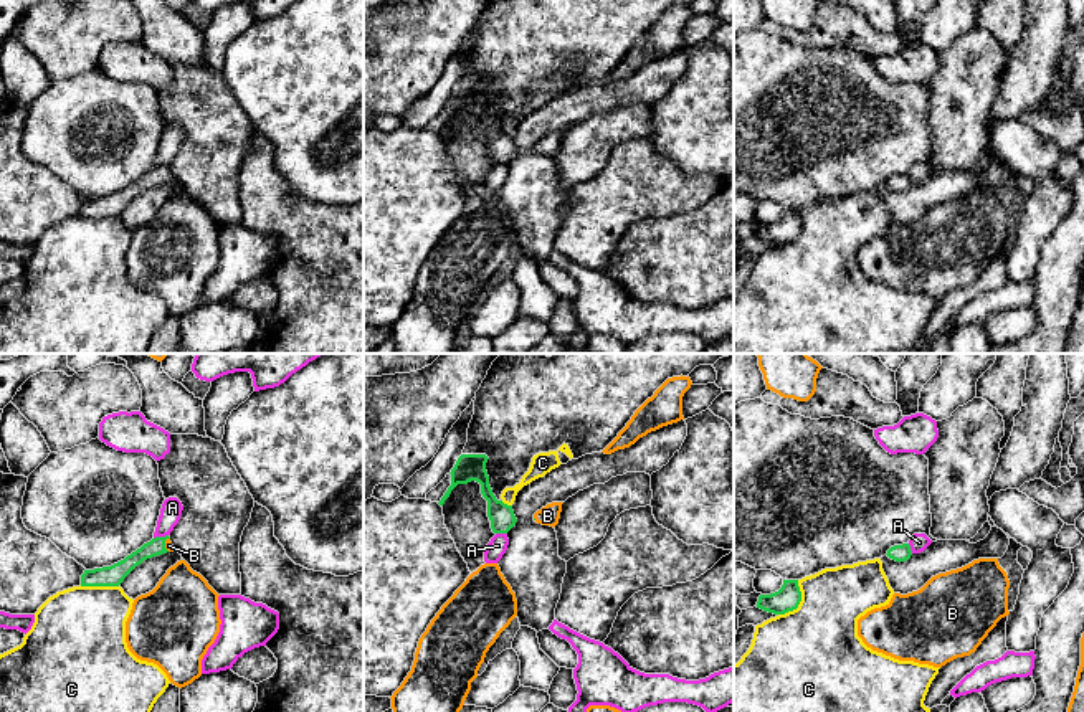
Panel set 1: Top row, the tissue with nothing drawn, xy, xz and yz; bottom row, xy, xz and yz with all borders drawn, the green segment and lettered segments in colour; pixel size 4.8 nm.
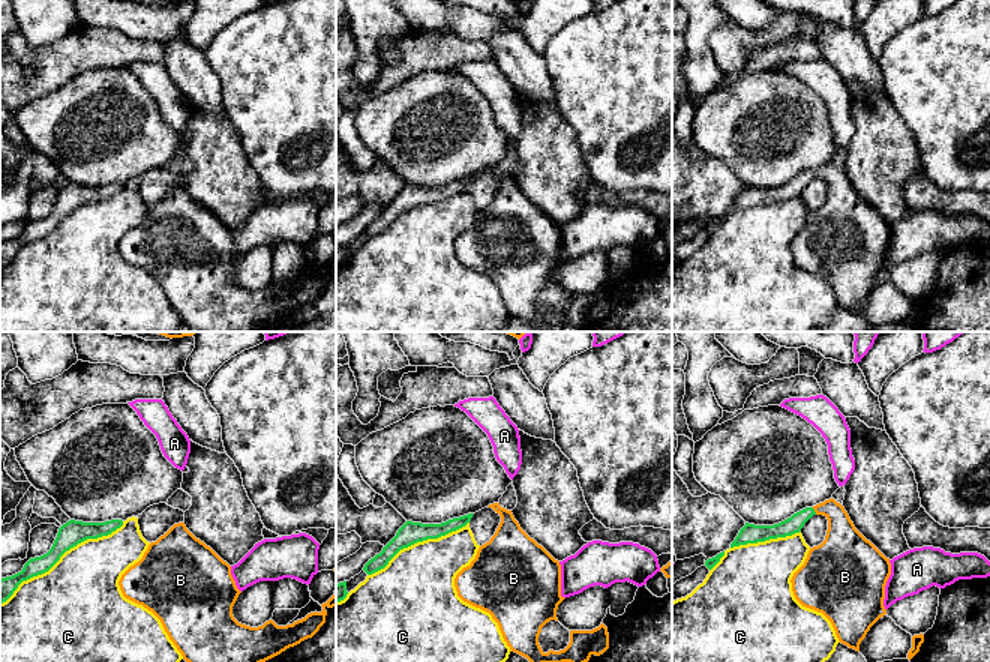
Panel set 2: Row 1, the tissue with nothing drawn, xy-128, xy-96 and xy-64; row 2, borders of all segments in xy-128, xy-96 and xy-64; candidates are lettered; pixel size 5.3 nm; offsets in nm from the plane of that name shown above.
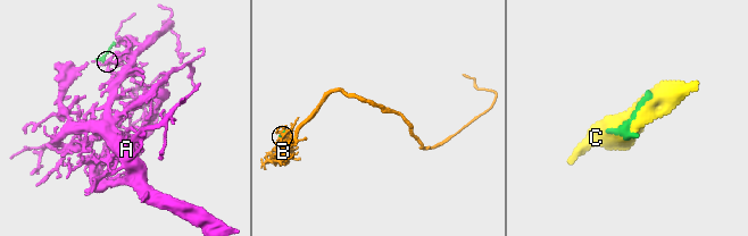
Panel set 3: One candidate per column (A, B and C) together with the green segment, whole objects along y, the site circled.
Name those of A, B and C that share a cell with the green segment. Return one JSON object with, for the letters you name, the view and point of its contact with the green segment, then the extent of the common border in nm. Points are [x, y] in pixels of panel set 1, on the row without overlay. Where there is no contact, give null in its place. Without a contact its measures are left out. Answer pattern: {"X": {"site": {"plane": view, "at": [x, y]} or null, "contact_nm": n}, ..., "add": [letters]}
{"B": {"site": {"plane": "xy", "at": [164, 174]}, "contact_nm": 70}, "add": ["B"]}

